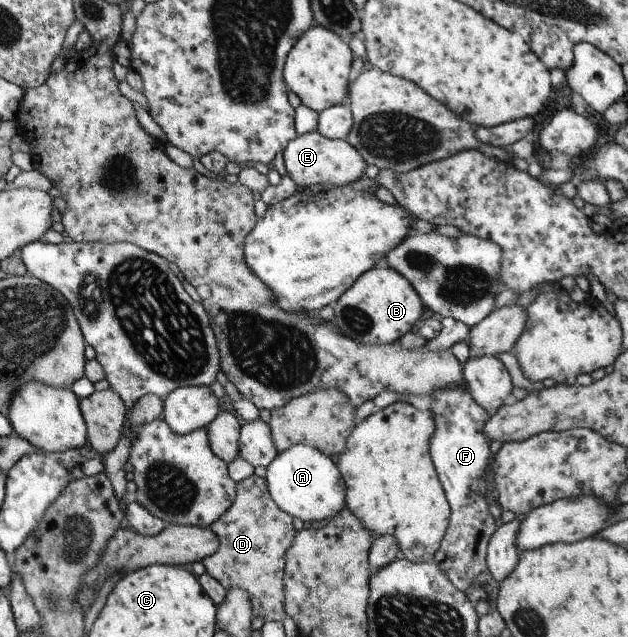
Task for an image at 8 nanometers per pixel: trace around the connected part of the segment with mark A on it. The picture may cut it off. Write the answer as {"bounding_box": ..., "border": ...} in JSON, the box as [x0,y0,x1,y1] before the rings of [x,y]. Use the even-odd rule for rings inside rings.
{"bounding_box":[266,443,346,521],"border":[[[305,443],[292,445],[276,455],[267,465],[266,487],[276,505],[293,518],[304,521],[324,521],[336,517],[345,508],[346,483],[332,458]]]}

